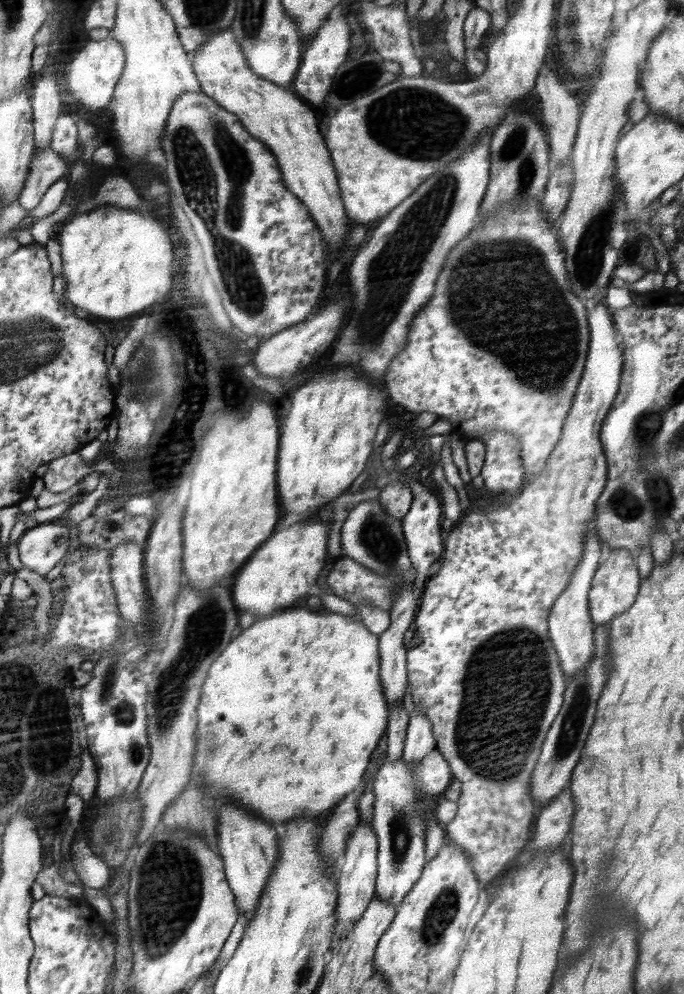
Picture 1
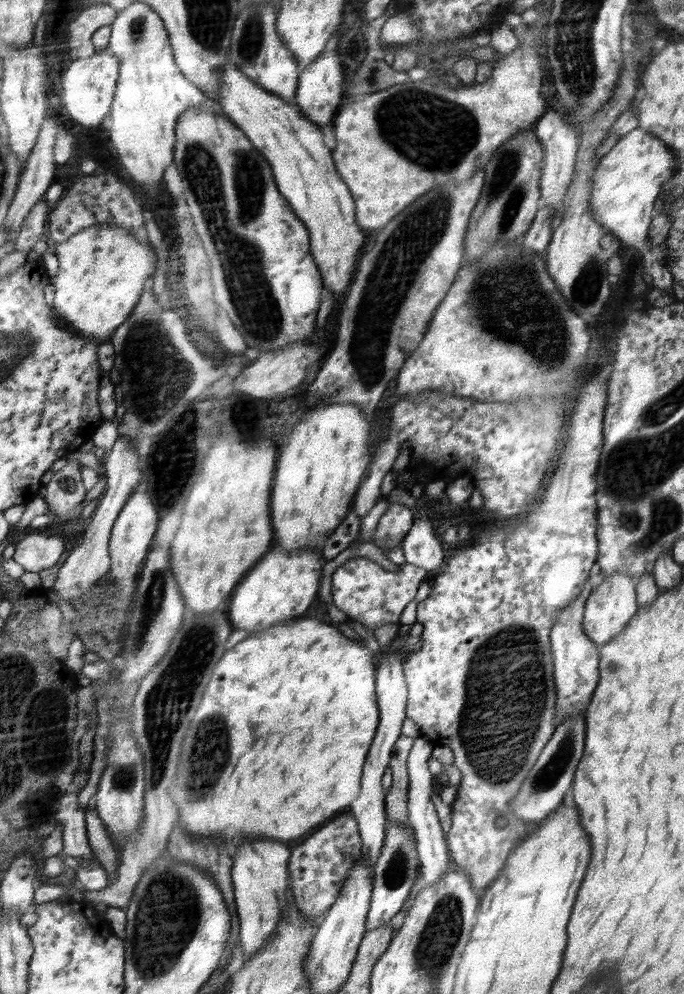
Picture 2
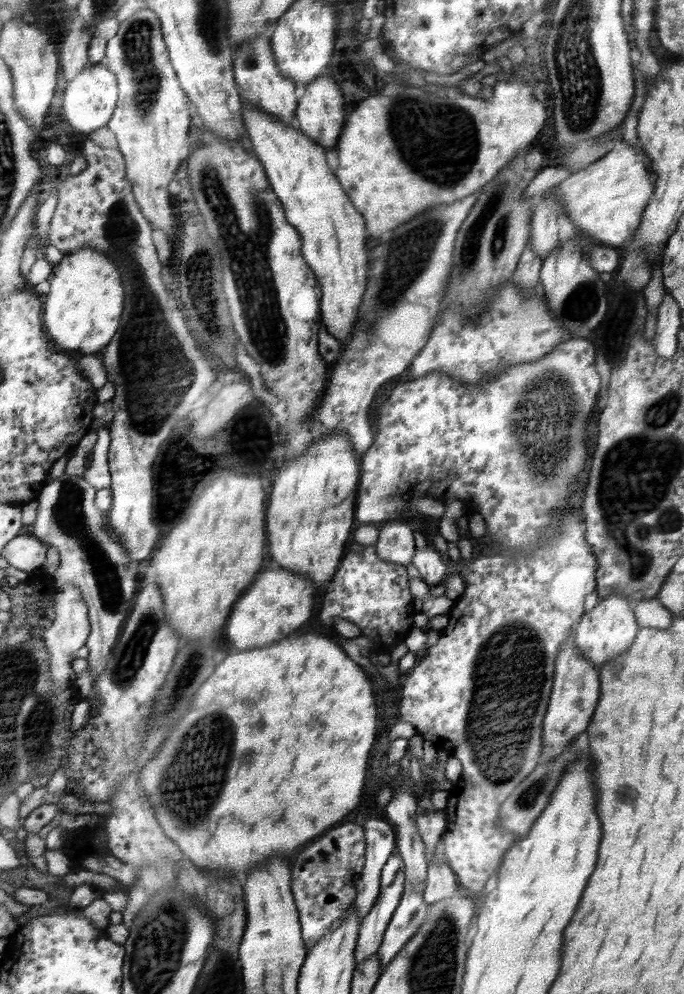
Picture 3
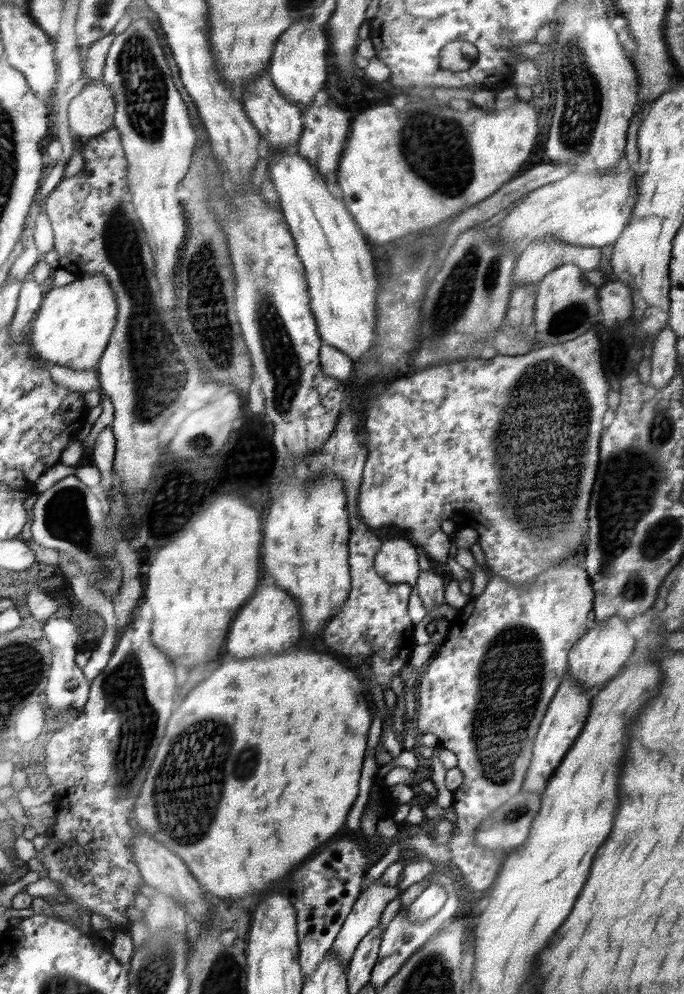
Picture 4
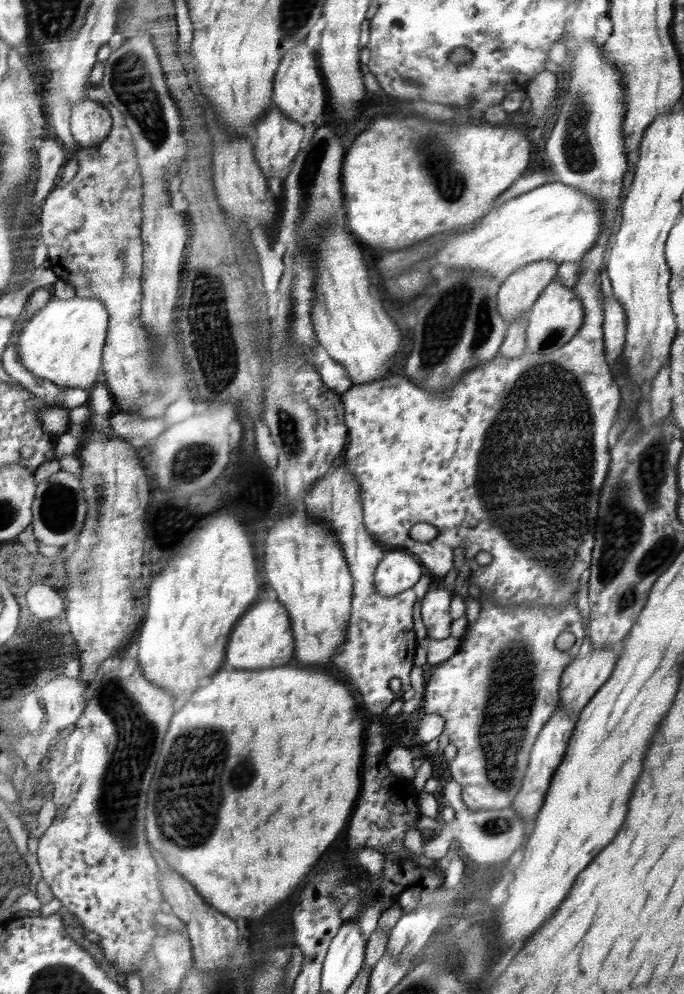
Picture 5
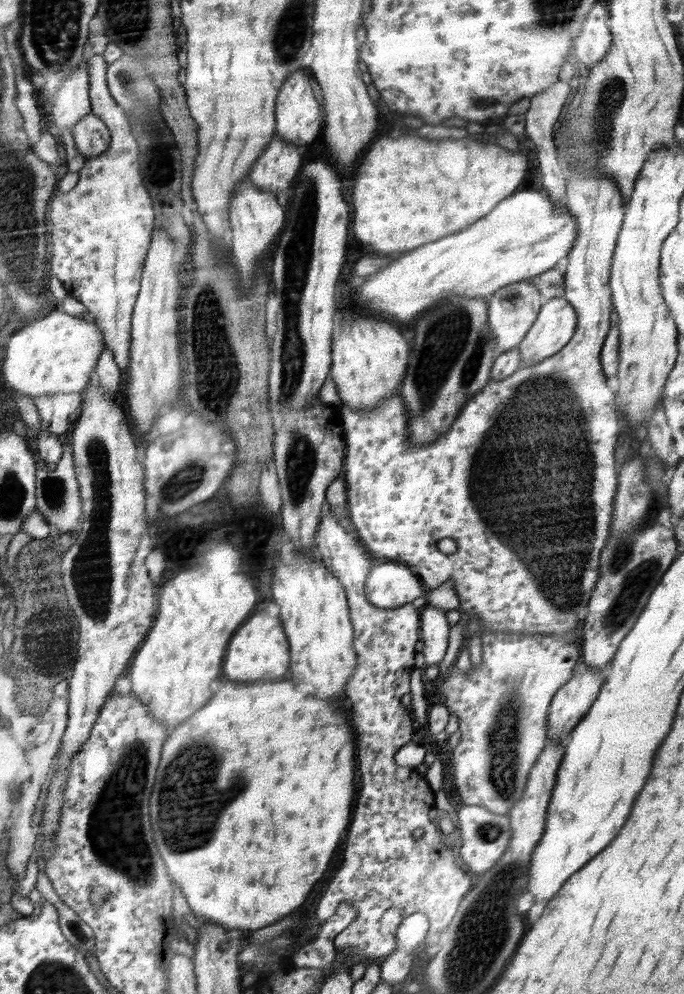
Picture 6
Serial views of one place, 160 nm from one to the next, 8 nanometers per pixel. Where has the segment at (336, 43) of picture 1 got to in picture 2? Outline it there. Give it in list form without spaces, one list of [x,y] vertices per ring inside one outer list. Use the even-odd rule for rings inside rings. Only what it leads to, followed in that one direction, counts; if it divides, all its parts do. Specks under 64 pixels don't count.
[[[328,51],[303,69],[296,104],[318,126],[332,122],[342,100],[342,66],[334,51]]]

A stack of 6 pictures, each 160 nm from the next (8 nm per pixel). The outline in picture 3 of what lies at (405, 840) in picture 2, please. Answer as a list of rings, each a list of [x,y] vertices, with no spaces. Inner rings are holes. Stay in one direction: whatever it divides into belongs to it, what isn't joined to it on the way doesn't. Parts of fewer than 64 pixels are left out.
[[[395,852],[383,867],[376,905],[361,921],[355,966],[379,952],[391,918],[402,901],[406,882],[406,864],[403,857]]]

